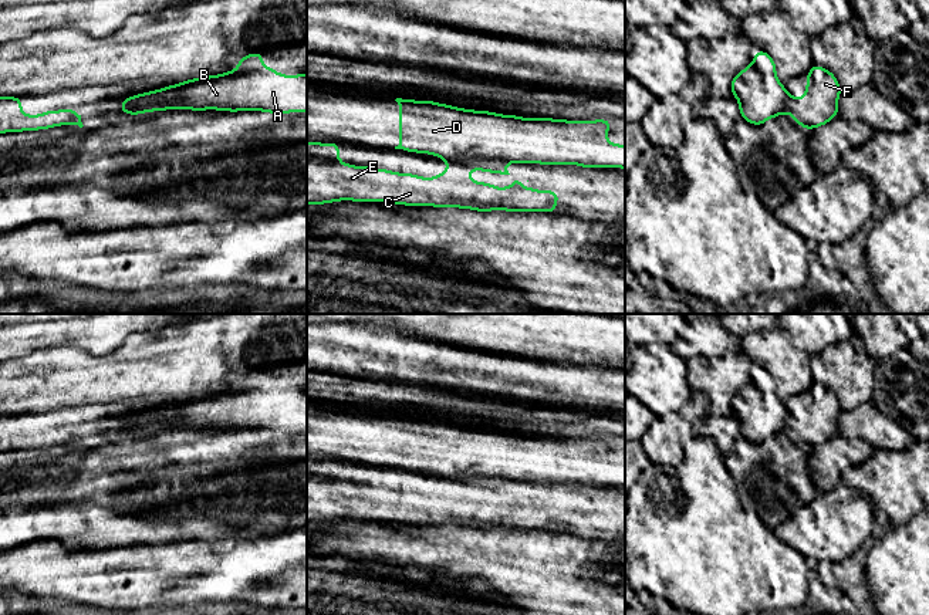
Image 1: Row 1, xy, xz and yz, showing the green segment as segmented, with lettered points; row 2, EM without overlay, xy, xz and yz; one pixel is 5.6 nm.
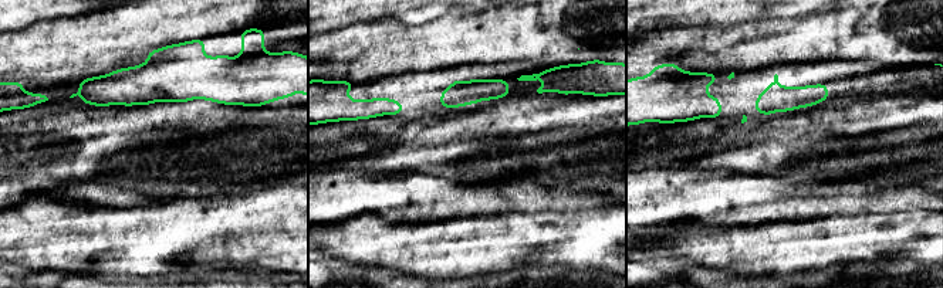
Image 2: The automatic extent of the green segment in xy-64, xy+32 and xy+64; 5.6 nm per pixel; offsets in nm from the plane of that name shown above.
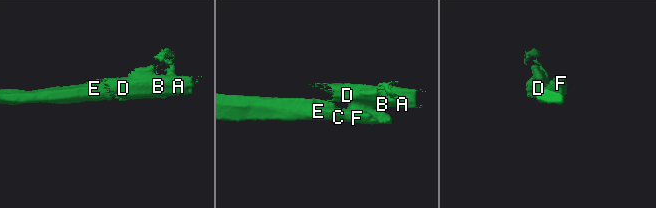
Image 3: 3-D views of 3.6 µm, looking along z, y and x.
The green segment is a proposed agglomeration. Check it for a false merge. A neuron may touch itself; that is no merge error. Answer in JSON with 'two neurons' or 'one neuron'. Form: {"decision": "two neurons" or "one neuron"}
{"decision": "two neurons"}

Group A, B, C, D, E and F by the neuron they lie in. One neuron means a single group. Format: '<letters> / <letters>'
A B D / C E F

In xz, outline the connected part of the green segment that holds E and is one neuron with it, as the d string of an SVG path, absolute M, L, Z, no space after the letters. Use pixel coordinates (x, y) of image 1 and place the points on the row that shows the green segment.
M307 141L307 205L351 200L369 203L382 202L403 206L457 207L476 212L555 213L555 205L560 196L551 189L537 190L534 187L524 187L520 185L524 180L523 178L513 178L511 186L496 187L491 183L474 182L469 175L470 170L510 175L507 170L507 160L452 158L445 159L445 163L449 166L445 172L428 179L415 173L399 173L388 169L342 163L339 160L338 142L321 143Z

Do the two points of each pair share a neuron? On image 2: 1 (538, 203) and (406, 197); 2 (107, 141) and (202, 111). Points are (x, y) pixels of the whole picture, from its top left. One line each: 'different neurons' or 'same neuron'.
1: same neuron
2: same neuron

